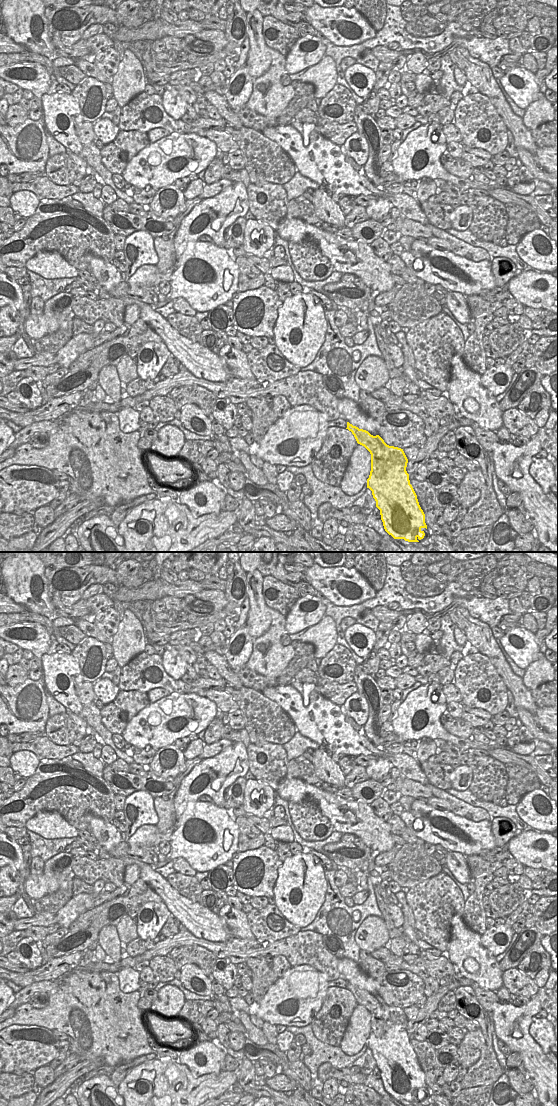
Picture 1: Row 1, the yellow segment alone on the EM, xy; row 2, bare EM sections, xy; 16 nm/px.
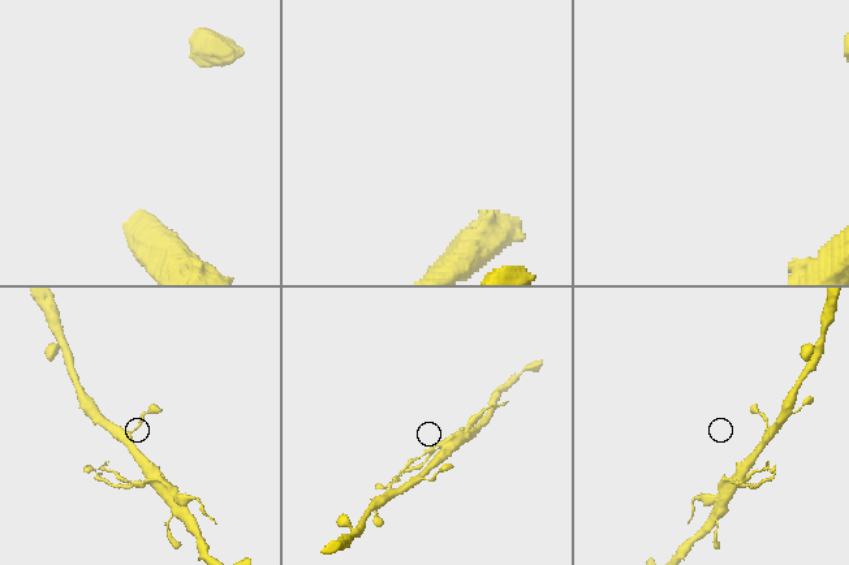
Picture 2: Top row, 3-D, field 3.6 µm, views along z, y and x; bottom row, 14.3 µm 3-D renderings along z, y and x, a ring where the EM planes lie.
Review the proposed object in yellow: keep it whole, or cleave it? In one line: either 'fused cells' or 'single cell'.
fused cells

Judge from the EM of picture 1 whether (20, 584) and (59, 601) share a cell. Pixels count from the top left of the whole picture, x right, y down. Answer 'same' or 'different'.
different

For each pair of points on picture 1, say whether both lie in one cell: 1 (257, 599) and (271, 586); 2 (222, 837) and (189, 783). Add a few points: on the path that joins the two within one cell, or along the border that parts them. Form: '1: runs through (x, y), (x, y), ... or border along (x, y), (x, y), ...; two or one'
1: border along (263, 577), (262, 596), (268, 606); two
2: border along (197, 800), (188, 802), (185, 810), (179, 816); two

